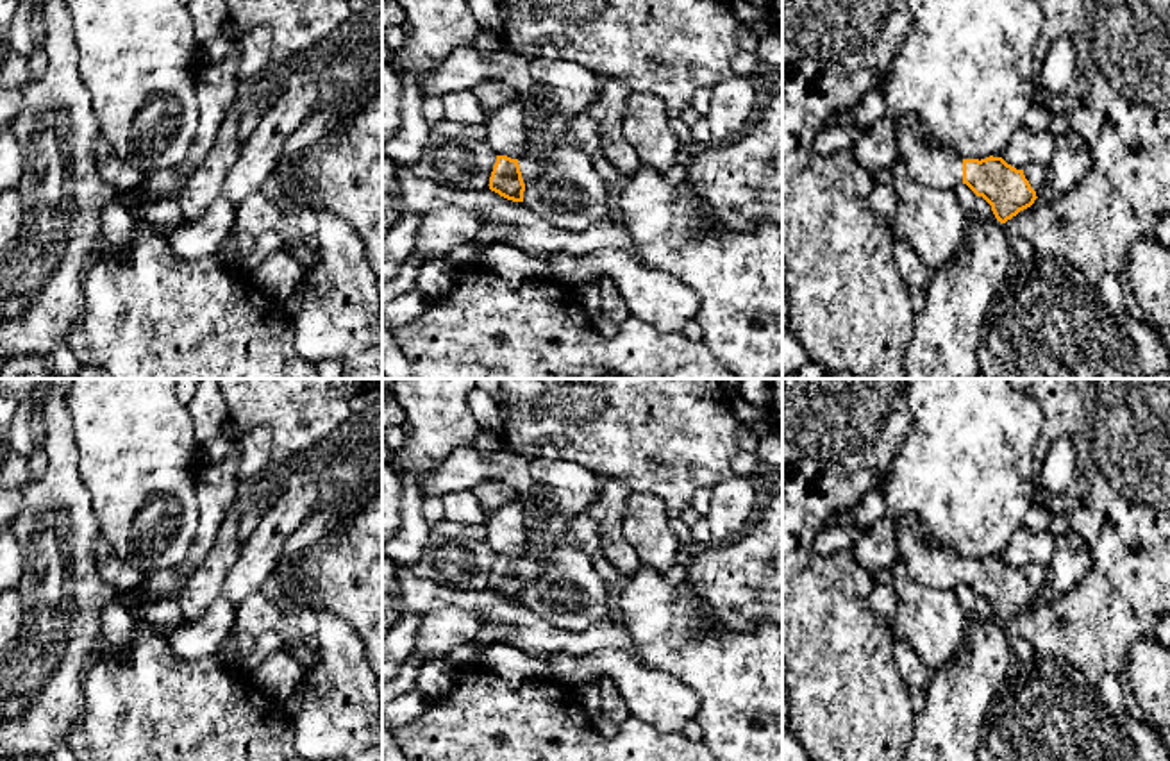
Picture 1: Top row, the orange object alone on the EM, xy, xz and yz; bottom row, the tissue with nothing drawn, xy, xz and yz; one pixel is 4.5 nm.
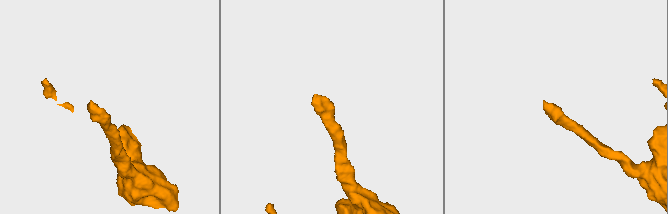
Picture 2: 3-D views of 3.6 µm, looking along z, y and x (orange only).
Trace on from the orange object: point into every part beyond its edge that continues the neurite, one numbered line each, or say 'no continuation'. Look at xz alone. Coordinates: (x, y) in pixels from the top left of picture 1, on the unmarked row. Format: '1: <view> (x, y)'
1: xz (506, 527)

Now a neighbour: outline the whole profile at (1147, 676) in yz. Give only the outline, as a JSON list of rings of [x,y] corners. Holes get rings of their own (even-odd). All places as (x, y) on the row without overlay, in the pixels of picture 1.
[[[1138,638],[1129,652],[1124,682],[1131,688],[1143,715],[1161,729],[1170,727],[1170,648],[1156,638]]]

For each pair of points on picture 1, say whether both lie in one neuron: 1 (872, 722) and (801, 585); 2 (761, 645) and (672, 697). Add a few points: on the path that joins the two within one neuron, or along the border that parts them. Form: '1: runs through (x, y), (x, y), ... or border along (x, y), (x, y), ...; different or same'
1: runs through (847, 688), (840, 676), (838, 654), (813, 618); same
2: border along (651, 669), (674, 674), (699, 697), (697, 719); different

